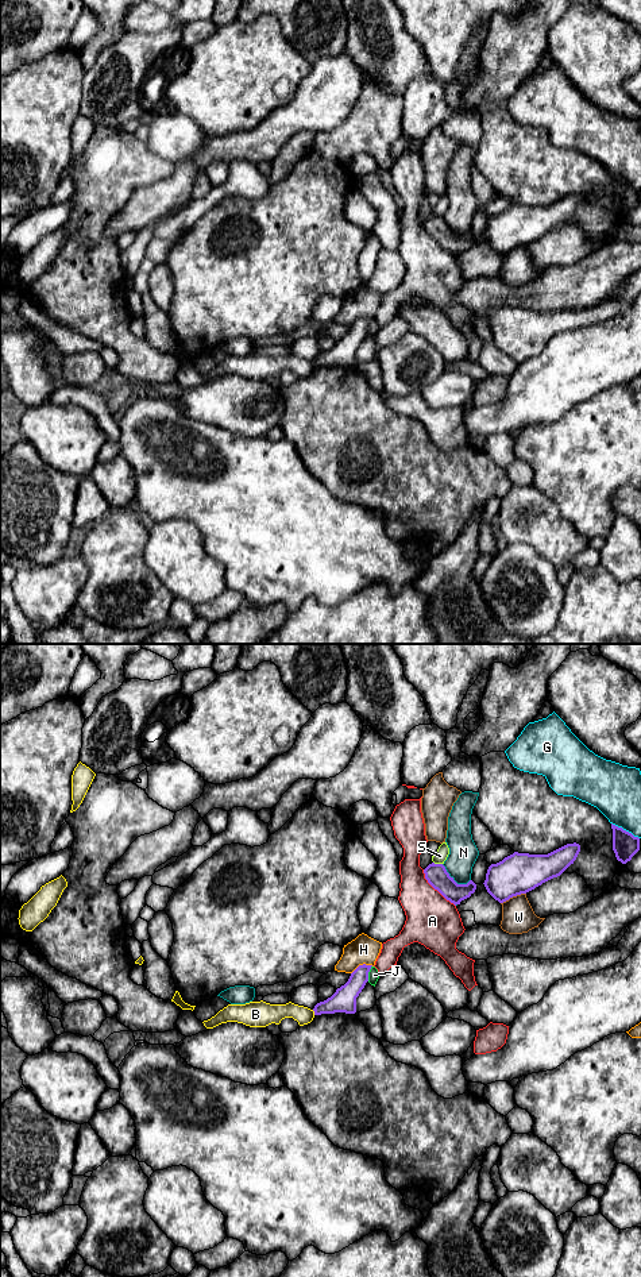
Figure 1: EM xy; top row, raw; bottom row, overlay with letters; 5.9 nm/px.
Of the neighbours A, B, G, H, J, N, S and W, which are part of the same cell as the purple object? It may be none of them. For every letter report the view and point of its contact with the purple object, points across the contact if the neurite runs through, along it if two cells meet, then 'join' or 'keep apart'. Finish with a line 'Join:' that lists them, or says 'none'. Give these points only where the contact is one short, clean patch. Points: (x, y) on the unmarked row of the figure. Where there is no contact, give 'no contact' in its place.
A: contact xy (436, 240); keep apart
B: contact xy (315, 365); border xy (312, 362), (315, 366); keep apart
G: contact xy (625, 182); keep apart
H: contact xy (362, 317); border xy (373, 317), (359, 317), (351, 325); keep apart
J: contact xy (367, 325); keep apart
N: contact xy (454, 232); border xy (441, 216), (458, 235), (467, 235), (470, 232); keep apart
S: contact xy (437, 216); keep apart
W: contact xy (513, 247); keep apart
Join: none

